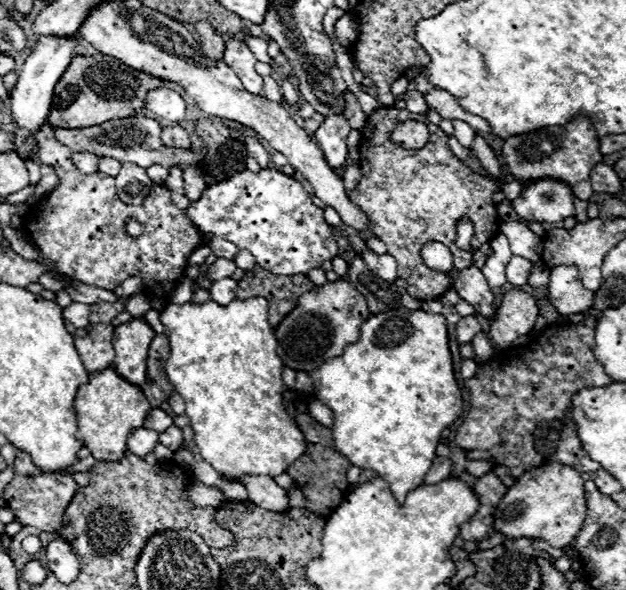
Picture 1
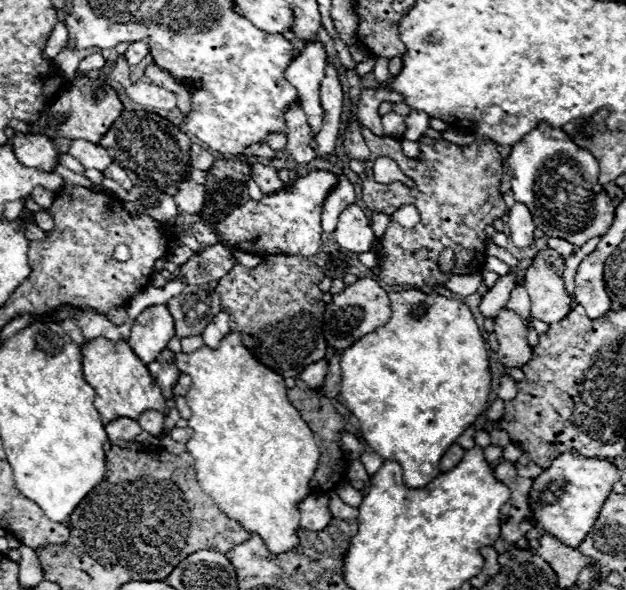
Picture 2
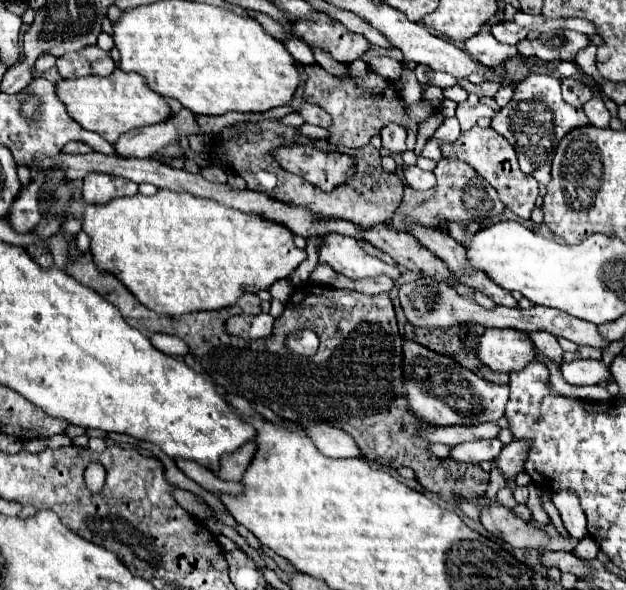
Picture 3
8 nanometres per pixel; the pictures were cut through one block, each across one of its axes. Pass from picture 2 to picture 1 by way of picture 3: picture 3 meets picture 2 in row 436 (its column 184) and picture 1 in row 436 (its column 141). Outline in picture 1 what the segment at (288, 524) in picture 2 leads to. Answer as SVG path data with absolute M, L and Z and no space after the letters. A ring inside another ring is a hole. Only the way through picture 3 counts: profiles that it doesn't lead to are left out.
M260 296L256 298L248 298L248 300L232 300L228 306L220 306L212 300L204 302L204 304L194 304L194 302L186 302L186 304L168 304L162 312L160 312L160 322L168 328L168 342L170 342L170 358L166 364L166 372L168 372L168 380L172 380L174 390L184 398L186 402L186 416L192 422L192 430L194 430L194 442L202 454L202 458L218 472L222 474L230 474L230 476L240 476L240 474L264 474L264 476L278 476L282 474L296 458L300 458L306 450L306 442L304 436L300 432L300 428L294 424L294 420L288 416L286 408L284 408L284 400L282 400L282 392L284 392L284 382L282 382L282 360L276 354L276 338L274 338L274 328L268 322L268 302Z

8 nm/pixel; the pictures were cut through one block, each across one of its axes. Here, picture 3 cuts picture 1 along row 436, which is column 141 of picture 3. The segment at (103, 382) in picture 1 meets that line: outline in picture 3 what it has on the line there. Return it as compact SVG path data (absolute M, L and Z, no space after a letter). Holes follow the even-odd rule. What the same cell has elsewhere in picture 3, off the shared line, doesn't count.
M116 68L110 76L100 78L100 76L86 76L86 78L72 78L72 80L60 80L56 84L56 96L62 100L66 106L66 112L80 122L86 130L92 130L100 134L108 142L116 142L122 134L144 128L150 124L164 122L170 114L170 108L166 100L152 92L146 84L144 78L138 74L126 74Z

